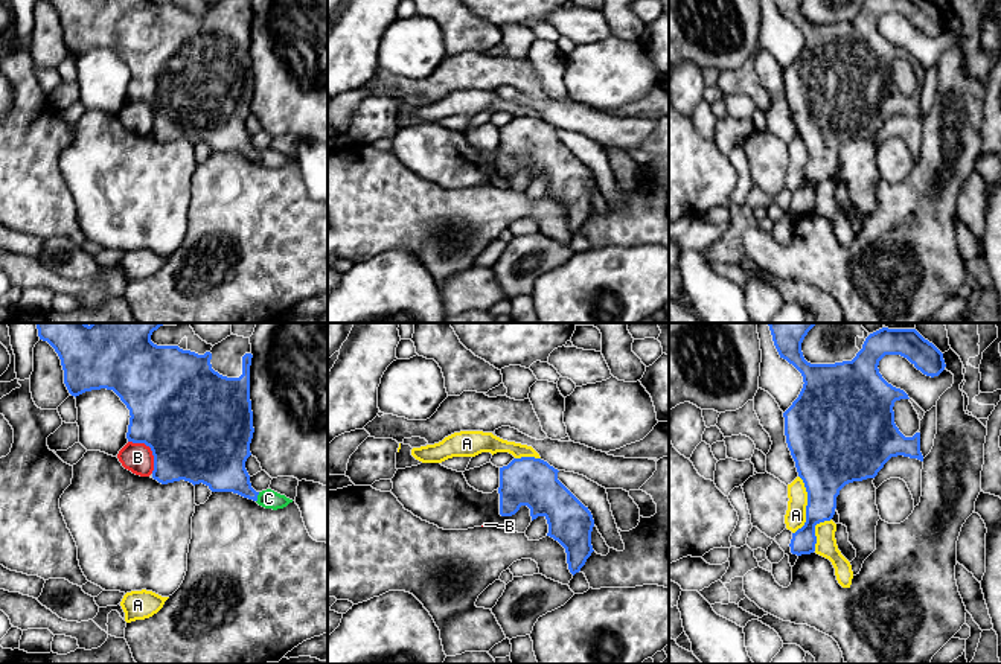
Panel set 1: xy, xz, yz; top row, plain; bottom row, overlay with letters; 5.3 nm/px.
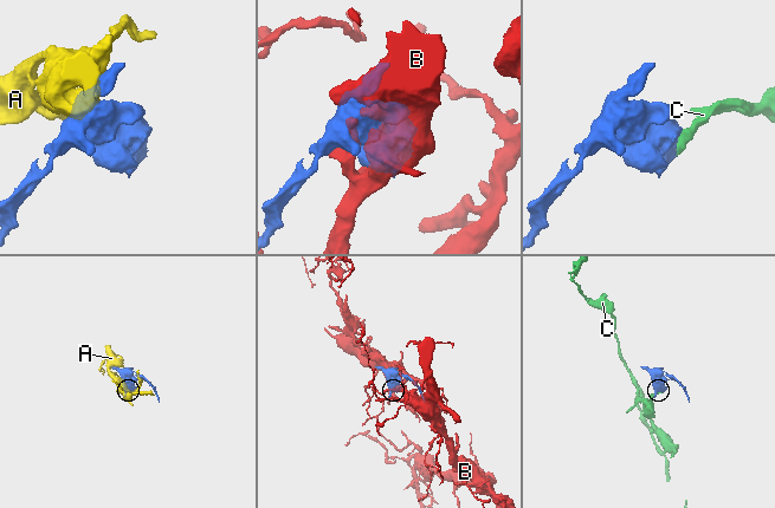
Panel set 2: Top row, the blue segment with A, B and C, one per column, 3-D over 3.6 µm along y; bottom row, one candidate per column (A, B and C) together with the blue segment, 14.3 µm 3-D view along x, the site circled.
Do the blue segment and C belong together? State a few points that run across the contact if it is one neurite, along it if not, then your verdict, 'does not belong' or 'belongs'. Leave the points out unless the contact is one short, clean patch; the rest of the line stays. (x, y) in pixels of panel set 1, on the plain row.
line xy (221, 124), (256, 156), (268, 157); belongs

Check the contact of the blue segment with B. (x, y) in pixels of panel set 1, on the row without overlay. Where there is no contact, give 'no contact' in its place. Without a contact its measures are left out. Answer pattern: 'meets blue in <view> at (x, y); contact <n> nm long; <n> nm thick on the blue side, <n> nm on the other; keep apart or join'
meets blue in xy at (151, 108); contact 220 nm long; 500 nm thick on the blue side, 160 nm on the other; keep apart

